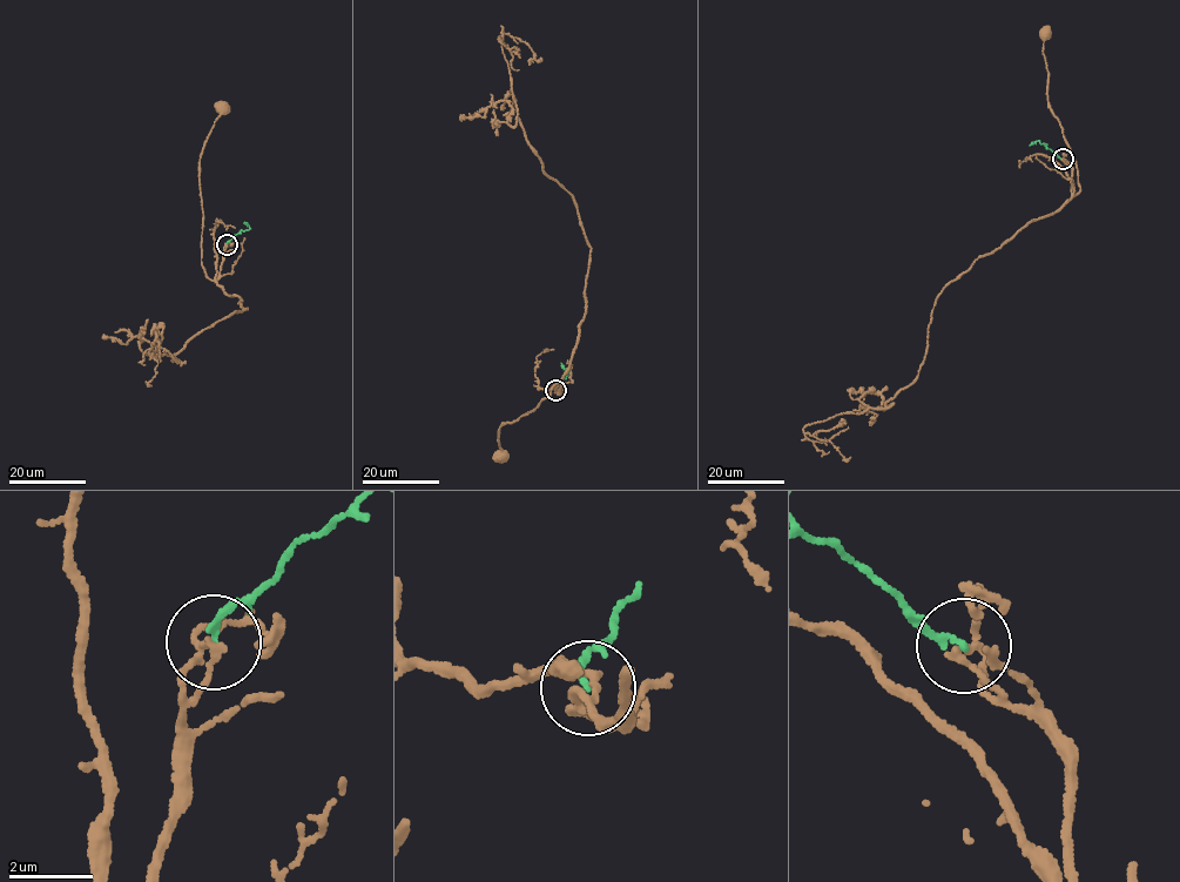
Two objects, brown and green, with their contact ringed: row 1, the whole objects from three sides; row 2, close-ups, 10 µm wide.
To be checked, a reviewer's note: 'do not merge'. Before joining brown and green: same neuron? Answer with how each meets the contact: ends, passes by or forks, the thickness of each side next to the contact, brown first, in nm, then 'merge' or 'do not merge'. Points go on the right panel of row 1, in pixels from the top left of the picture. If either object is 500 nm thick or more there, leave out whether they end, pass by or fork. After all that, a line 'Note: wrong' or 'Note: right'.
brown passes by; green ends there; 130 nm thick on the brown side, 140 nm on the other; merge
Note: wrong

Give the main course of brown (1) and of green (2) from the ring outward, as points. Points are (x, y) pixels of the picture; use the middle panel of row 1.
1: (555, 391), (559, 394), (561, 384), (552, 388), (533, 411), (501, 425), (497, 440), (501, 458)
2: (555, 390), (568, 371), (561, 363)

